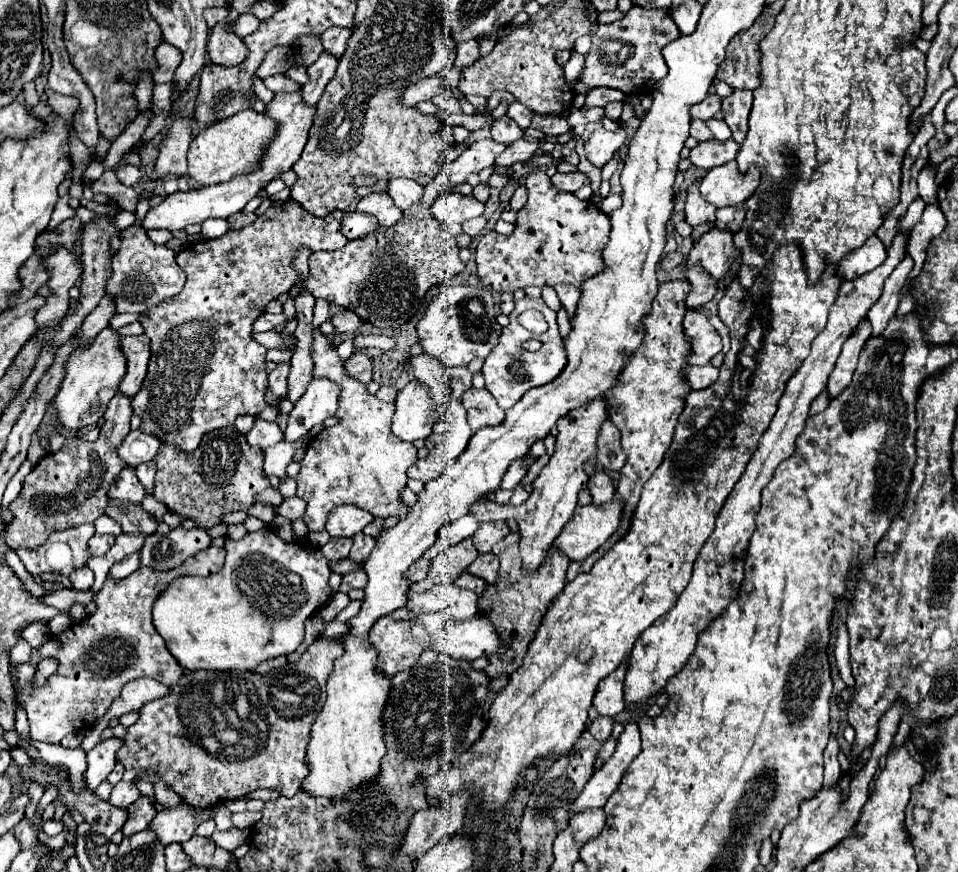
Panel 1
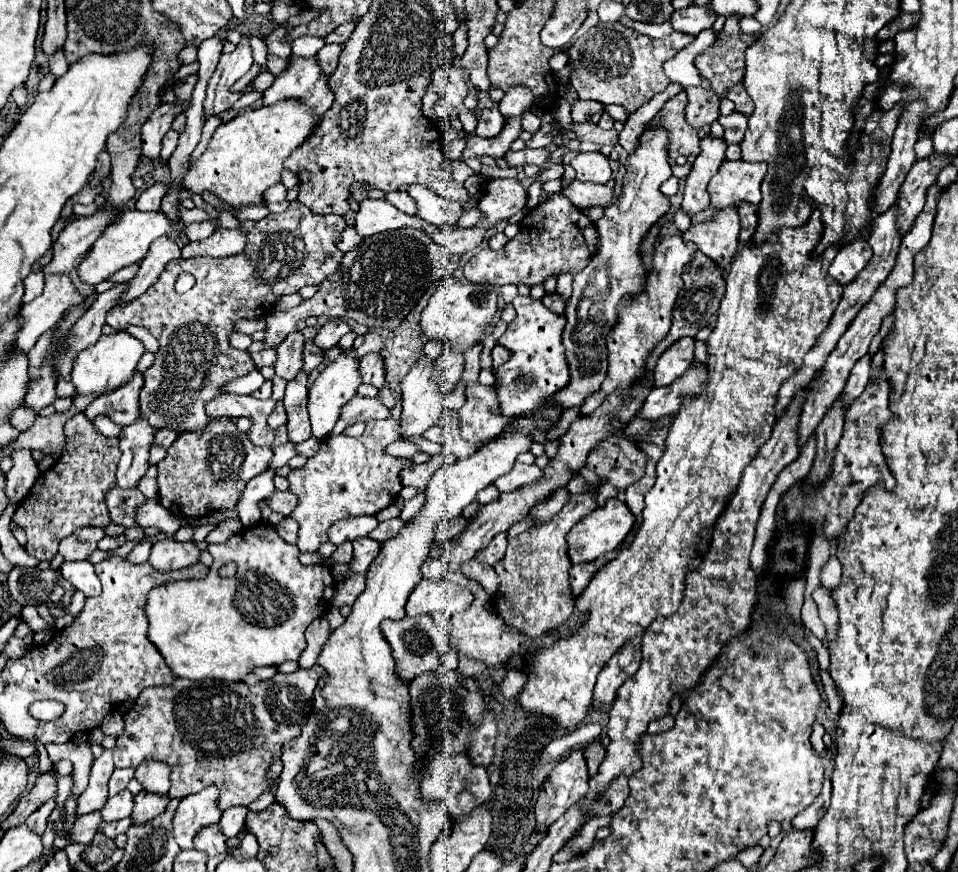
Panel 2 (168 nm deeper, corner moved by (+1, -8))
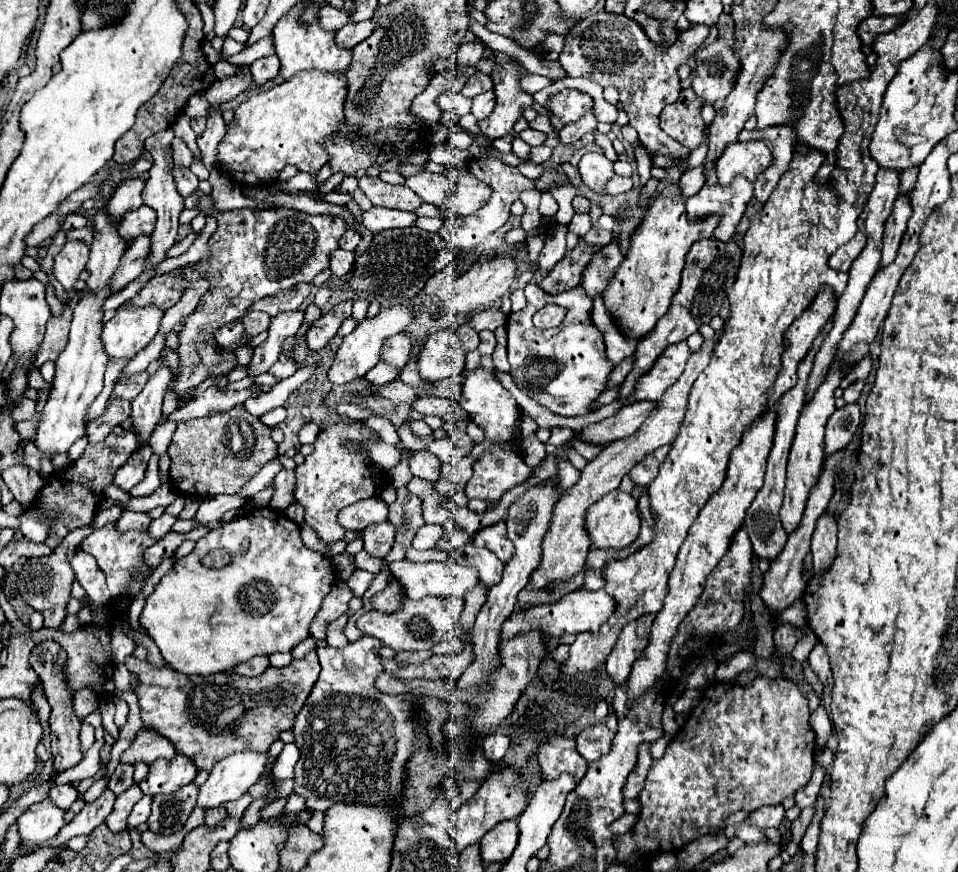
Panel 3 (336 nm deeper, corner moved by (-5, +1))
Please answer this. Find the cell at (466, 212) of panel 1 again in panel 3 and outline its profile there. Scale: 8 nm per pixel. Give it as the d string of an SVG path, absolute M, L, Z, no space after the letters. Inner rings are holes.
M429 171L413 175L405 185L413 189L421 197L421 201L431 205L443 205L453 191L453 183L445 175L435 175Z

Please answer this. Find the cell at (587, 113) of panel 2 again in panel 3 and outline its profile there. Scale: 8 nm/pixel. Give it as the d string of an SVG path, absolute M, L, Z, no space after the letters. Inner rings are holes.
M563 89L553 95L545 105L551 111L551 125L559 131L563 125L571 121L579 121L587 111L593 109L593 97L579 89Z

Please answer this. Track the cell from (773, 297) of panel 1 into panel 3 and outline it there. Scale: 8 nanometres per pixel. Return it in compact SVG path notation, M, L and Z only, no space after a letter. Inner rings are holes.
M927 3L923 11L909 11L907 23L903 27L895 27L895 31L889 31L887 35L879 35L873 43L873 51L877 53L877 65L873 67L871 75L859 83L849 83L839 87L839 111L845 121L845 133L839 139L839 147L835 151L837 155L837 167L833 169L829 183L817 185L813 181L817 169L825 161L819 151L799 151L799 155L793 155L793 161L789 165L789 171L781 177L777 189L771 193L767 203L763 203L763 211L755 215L751 221L749 231L743 237L743 257L739 265L739 273L735 279L735 285L729 293L729 317L723 327L721 339L715 343L711 361L703 369L703 373L697 377L697 381L691 387L689 393L689 409L685 413L683 425L679 435L675 437L669 455L659 467L657 477L649 483L647 493L651 497L651 511L655 515L655 537L653 543L641 547L637 553L629 555L627 559L617 559L605 565L603 569L603 579L605 579L605 591L611 591L611 597L617 601L613 615L601 625L597 633L583 631L577 633L575 643L569 647L569 657L561 665L563 675L575 675L575 673L589 673L597 669L599 665L605 663L609 657L611 649L615 647L615 641L621 633L621 629L645 613L659 613L663 607L663 599L667 595L667 579L669 573L673 571L677 551L681 543L687 537L689 527L697 519L699 511L705 507L709 497L721 489L725 473L727 473L727 463L731 451L741 443L741 437L745 429L759 421L765 411L767 411L767 399L769 399L769 389L775 385L779 371L781 371L781 357L785 351L785 331L791 327L791 323L813 303L817 293L829 285L833 293L839 297L847 289L847 273L835 271L827 265L827 259L831 253L835 253L843 243L851 241L857 231L857 217L863 211L863 205L869 199L869 193L875 185L875 171L879 169L877 161L869 155L869 143L871 135L877 125L877 115L879 107L883 101L883 93L891 79L897 73L897 65L905 59L909 59L919 45L927 43L927 35L931 35L931 27L935 25L935 3Z

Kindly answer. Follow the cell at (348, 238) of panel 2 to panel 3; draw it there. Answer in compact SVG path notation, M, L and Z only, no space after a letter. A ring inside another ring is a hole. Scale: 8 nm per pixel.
M345 231L345 235L339 239L339 247L345 251L355 251L359 241L361 241L361 235L357 231Z

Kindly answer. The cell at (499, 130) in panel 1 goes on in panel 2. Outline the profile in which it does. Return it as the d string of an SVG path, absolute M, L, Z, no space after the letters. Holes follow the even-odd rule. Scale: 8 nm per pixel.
M493 104L491 108L483 108L477 114L477 120L479 122L477 122L475 134L481 136L481 138L493 138L493 136L497 136L503 130L503 124L505 124L505 120L503 120L497 104Z

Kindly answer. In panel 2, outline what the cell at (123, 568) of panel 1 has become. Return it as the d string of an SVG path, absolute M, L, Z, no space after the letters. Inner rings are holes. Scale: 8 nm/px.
M139 542L139 544L129 552L127 560L133 562L133 564L147 562L147 558L149 558L149 550L151 550L151 544L149 544L149 542Z

